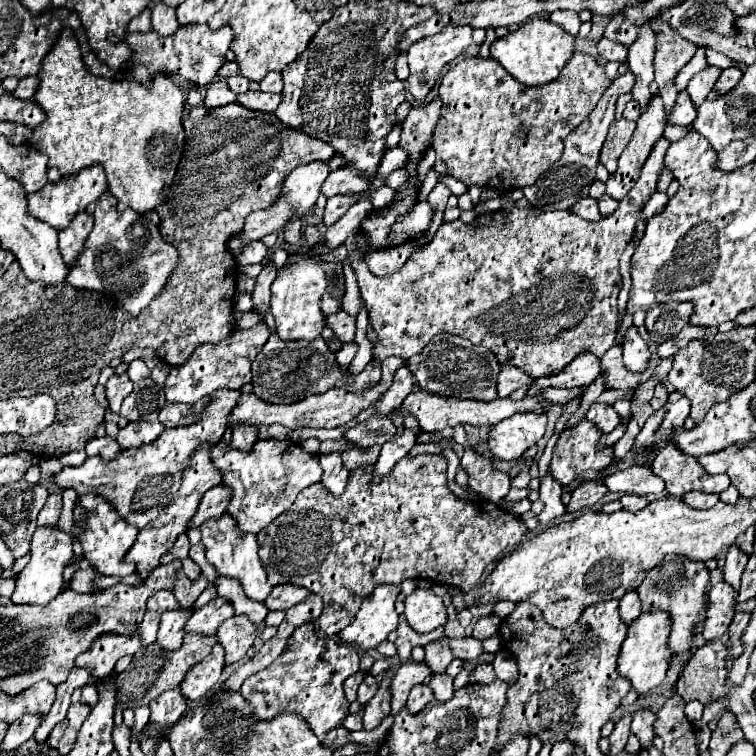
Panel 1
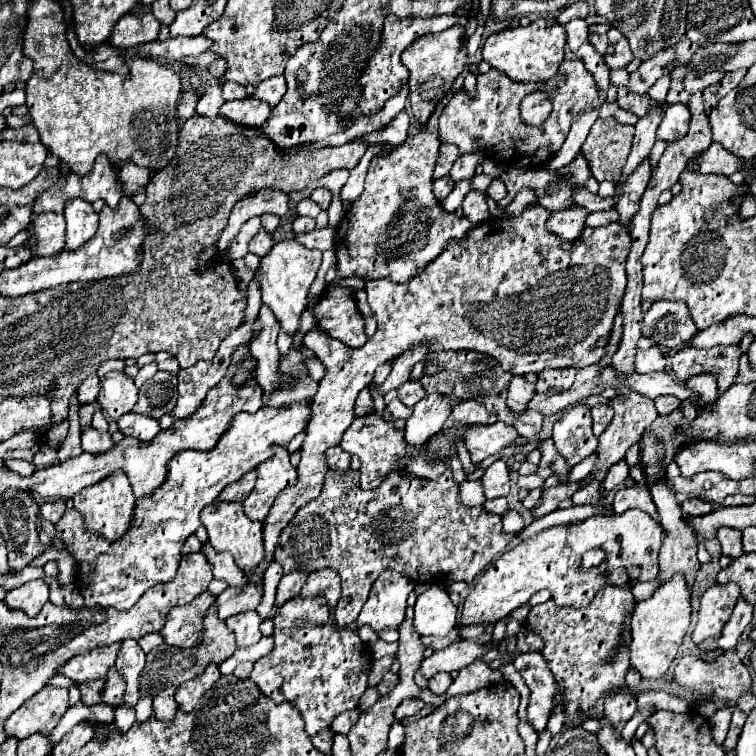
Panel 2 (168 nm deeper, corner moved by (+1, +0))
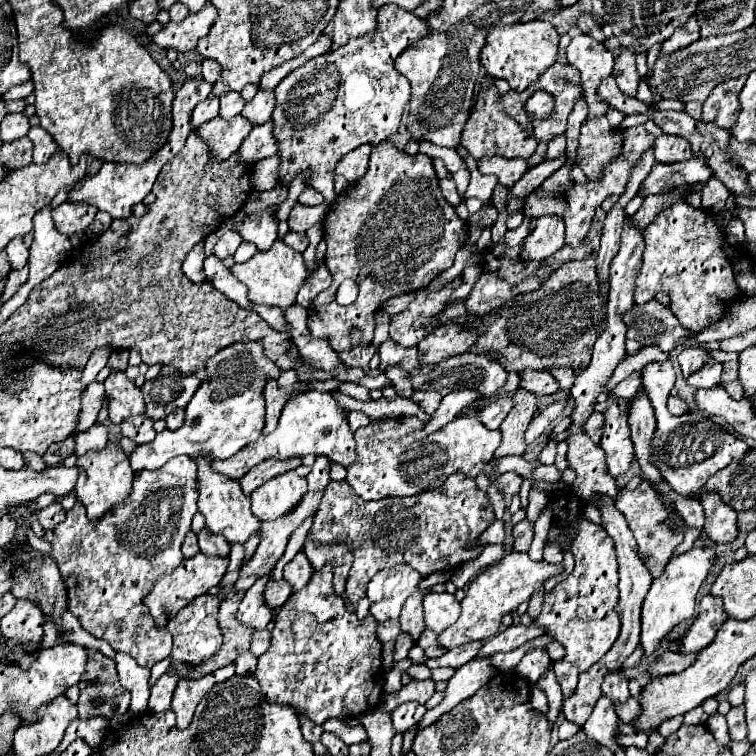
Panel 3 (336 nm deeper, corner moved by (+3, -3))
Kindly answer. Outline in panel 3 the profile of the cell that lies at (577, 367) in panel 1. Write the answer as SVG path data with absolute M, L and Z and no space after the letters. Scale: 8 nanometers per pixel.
M527 369L527 371L521 371L519 377L521 377L519 387L525 391L531 391L533 395L553 395L559 389L557 381L551 377L549 371Z

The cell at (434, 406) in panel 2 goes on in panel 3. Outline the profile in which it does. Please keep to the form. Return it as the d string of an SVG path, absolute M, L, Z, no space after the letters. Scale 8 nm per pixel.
M463 389L463 391L453 391L449 395L443 397L441 407L433 413L431 421L425 425L425 431L437 431L441 429L445 423L449 423L451 419L455 419L461 411L469 409L471 403L475 403L477 399L481 399L479 391L471 391L471 389Z

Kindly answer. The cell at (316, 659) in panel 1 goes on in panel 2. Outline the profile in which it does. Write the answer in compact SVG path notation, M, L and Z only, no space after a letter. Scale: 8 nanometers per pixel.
M321 596L289 600L287 604L275 610L273 622L275 622L275 634L273 634L275 646L269 656L255 662L255 668L249 678L275 704L291 702L305 720L305 732L309 736L315 736L321 730L327 730L333 718L337 718L341 712L357 708L357 702L367 688L367 668L371 668L371 660L373 660L371 650L361 642L357 632L333 628L333 618L329 614L327 602L323 602Z

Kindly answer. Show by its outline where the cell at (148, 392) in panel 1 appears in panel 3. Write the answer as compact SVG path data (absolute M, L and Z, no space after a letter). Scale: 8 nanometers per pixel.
M161 367L159 375L141 387L149 419L165 419L173 409L187 407L201 381L173 367Z

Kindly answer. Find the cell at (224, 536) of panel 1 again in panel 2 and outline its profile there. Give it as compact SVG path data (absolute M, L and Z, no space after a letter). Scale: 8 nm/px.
M215 500L213 504L205 506L201 510L201 524L207 528L209 532L209 544L217 550L217 552L229 552L235 560L235 564L239 566L239 570L243 570L247 574L249 580L261 584L263 574L257 574L259 566L265 560L265 548L263 548L263 524L261 522L253 522L245 516L243 506L241 504L231 504L231 502L219 502Z

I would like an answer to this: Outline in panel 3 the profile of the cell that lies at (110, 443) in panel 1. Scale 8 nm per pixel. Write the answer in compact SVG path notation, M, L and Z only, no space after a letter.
M101 423L91 425L87 431L75 435L75 455L81 457L87 451L95 451L107 445L107 427Z

